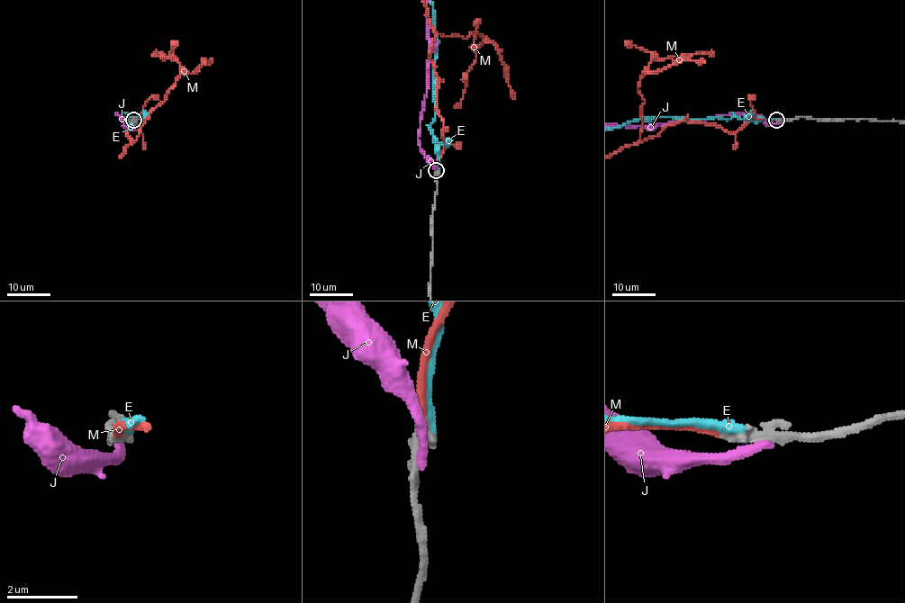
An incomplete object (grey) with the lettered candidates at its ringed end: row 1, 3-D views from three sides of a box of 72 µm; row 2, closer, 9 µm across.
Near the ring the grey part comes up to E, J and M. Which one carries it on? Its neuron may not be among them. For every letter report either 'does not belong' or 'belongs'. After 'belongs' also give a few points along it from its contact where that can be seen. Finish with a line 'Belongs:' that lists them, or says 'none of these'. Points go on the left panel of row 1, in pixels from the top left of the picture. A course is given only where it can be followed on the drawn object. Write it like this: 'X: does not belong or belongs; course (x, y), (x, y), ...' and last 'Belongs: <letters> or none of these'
E: does not belong
J: does not belong
M: belongs
Belongs: M

